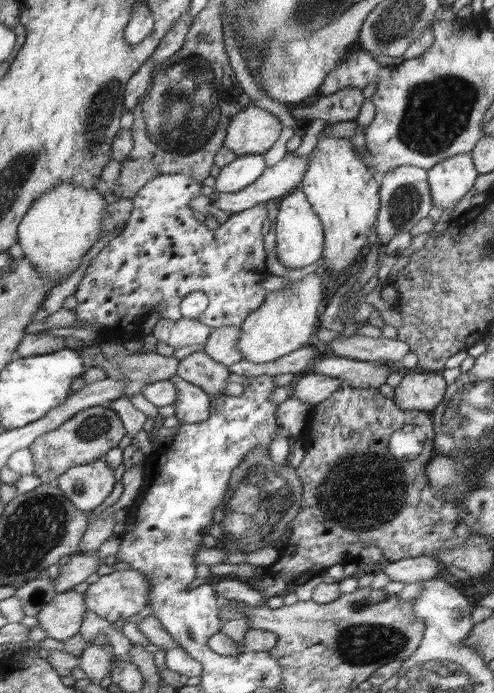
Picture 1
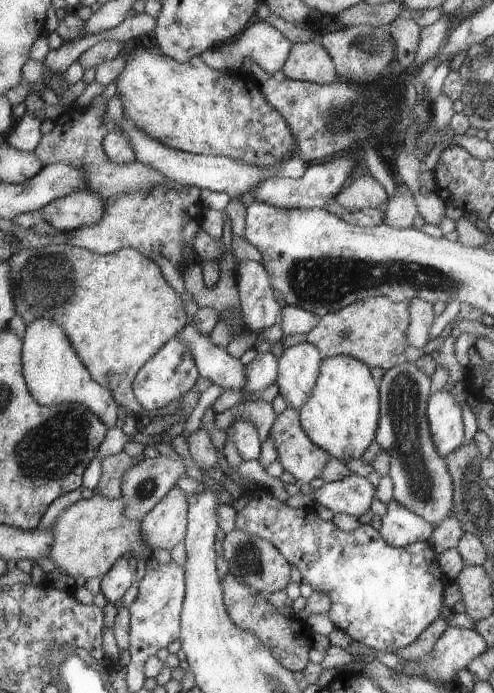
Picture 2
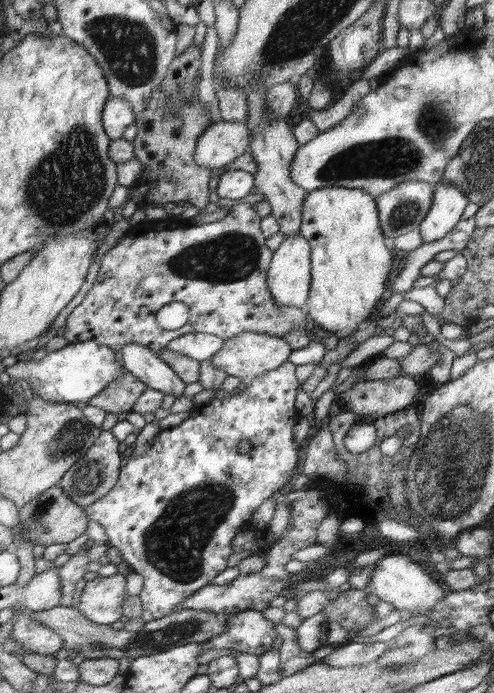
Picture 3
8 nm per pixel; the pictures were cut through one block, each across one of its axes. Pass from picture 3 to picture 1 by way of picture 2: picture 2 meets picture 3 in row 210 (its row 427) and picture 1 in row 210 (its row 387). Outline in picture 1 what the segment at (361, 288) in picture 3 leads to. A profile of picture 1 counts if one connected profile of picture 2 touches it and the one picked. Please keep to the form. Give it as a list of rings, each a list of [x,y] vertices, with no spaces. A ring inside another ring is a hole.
[[[319,134],[318,143],[308,155],[307,171],[300,182],[300,190],[306,193],[312,209],[323,221],[324,236],[324,269],[341,272],[350,268],[360,250],[366,246],[370,228],[376,222],[378,212],[378,182],[372,178],[367,164],[354,152],[348,137]]]

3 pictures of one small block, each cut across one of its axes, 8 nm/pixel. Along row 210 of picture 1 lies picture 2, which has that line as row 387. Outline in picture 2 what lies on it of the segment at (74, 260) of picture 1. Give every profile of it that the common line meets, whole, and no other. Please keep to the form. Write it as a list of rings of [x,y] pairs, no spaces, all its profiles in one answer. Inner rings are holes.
[[[36,319],[27,325],[23,338],[22,365],[23,376],[27,381],[27,387],[41,405],[47,407],[59,405],[60,403],[82,405],[95,413],[109,429],[116,424],[116,420],[118,420],[118,406],[114,404],[115,398],[112,398],[113,394],[110,394],[111,389],[104,388],[92,380],[91,373],[84,366],[80,358],[78,358],[74,346],[70,342],[70,338],[64,332],[64,328],[57,325],[55,321],[51,321],[50,319]]]

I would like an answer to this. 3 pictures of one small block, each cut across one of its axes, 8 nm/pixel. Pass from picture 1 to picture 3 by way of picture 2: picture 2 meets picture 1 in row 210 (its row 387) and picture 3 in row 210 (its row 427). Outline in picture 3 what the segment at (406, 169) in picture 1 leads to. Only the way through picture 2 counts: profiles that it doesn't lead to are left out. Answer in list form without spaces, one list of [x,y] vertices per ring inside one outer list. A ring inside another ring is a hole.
[[[408,180],[375,199],[380,213],[380,228],[384,236],[393,240],[419,228],[434,202],[434,186]]]

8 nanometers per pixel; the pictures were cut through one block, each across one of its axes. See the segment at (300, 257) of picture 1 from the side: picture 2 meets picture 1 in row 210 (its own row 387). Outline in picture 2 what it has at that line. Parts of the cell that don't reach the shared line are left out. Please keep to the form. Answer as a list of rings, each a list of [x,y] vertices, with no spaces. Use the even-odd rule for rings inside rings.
[[[308,342],[286,349],[279,358],[279,374],[275,380],[287,408],[299,410],[308,402],[319,378],[323,355]]]

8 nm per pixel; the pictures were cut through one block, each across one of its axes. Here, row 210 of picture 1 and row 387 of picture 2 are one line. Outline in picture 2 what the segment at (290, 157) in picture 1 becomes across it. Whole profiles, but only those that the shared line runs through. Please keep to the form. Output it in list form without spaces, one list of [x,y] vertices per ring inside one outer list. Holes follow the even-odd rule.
[[[191,321],[180,330],[178,340],[188,345],[202,378],[209,378],[213,384],[224,390],[239,390],[245,394],[247,385],[246,366],[235,359],[226,348],[216,346],[206,333],[201,333]]]

